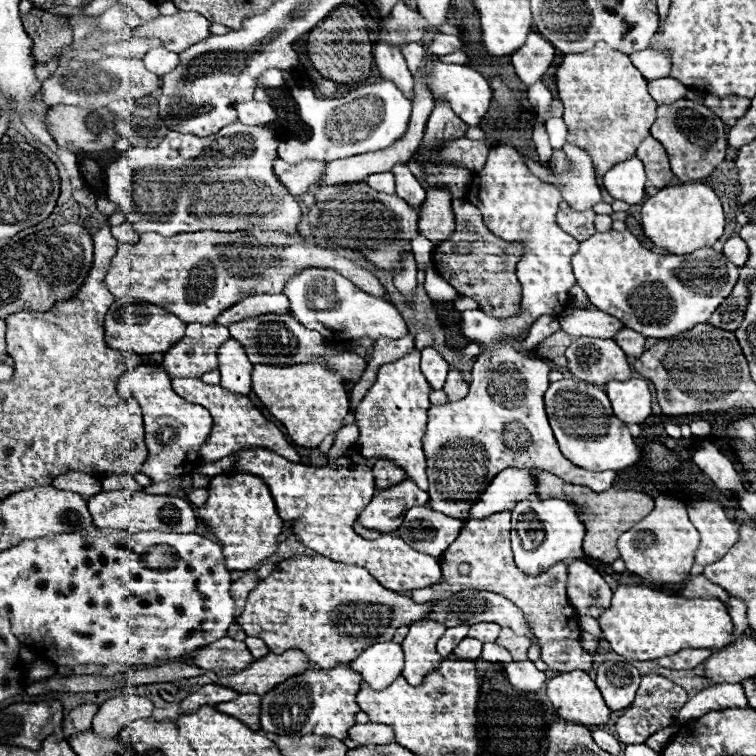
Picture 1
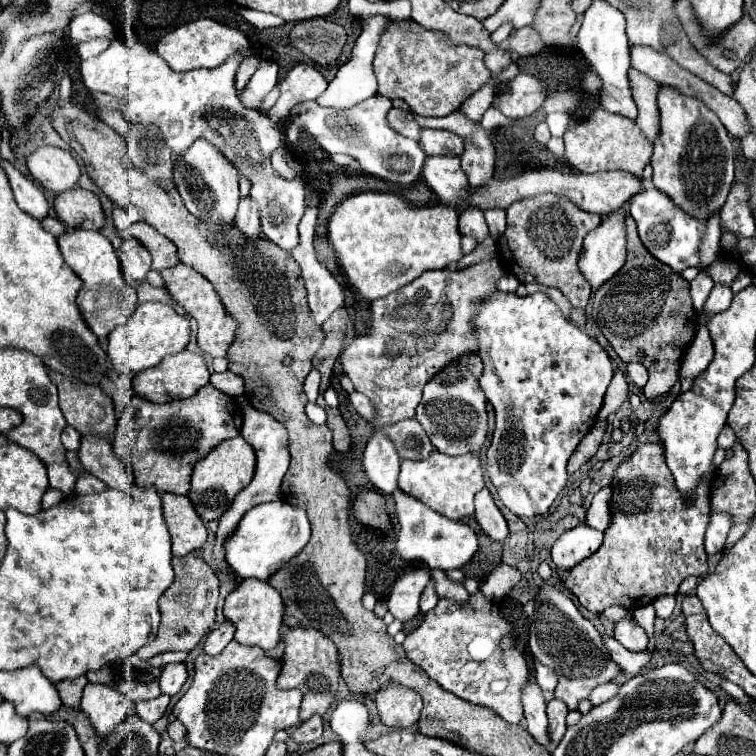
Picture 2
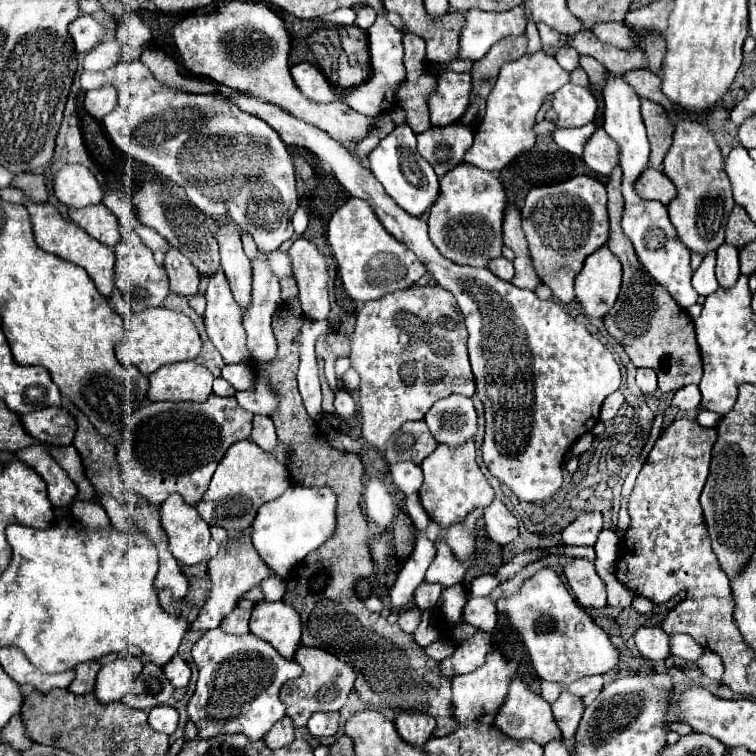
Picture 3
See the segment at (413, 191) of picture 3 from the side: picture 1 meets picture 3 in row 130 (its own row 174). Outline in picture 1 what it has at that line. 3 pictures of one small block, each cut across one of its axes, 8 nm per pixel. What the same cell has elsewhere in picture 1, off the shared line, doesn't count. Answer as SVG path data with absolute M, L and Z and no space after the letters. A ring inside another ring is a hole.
M396 164L392 168L394 174L394 182L396 182L396 194L400 198L404 198L410 206L418 206L426 200L426 192L420 186L420 182L412 176L412 172L408 170L406 164Z

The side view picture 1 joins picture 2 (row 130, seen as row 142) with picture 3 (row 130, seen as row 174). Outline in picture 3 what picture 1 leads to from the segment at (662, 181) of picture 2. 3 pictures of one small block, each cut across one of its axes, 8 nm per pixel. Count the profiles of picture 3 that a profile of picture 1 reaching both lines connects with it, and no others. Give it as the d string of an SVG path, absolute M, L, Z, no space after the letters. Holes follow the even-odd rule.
M680 120L676 124L676 132L674 132L674 144L670 148L670 152L664 158L664 172L666 176L676 184L678 196L670 202L668 212L670 212L670 222L674 224L676 232L678 232L678 240L690 250L690 252L698 252L700 256L706 256L708 252L716 250L722 242L724 242L724 228L728 222L728 216L734 208L734 198L732 198L732 188L730 188L730 180L724 172L724 158L720 154L718 144L714 142L712 132L696 120Z

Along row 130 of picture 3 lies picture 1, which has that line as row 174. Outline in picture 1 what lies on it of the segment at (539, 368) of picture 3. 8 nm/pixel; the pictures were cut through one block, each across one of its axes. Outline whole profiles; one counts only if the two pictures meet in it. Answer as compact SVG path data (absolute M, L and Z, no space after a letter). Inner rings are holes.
M274 160L274 172L278 180L290 190L290 194L298 196L310 190L318 180L322 180L322 172L326 162L320 160L302 160L300 164L286 164L284 160Z

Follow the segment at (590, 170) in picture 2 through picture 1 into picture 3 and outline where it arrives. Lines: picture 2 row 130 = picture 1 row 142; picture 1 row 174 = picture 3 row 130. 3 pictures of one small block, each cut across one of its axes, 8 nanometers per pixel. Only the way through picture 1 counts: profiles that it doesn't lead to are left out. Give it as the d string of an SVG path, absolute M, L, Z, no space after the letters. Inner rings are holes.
M598 128L592 138L586 144L584 156L582 160L598 174L608 176L608 172L620 162L618 160L618 144L614 144L614 140L610 140L610 136L604 132L604 128Z

